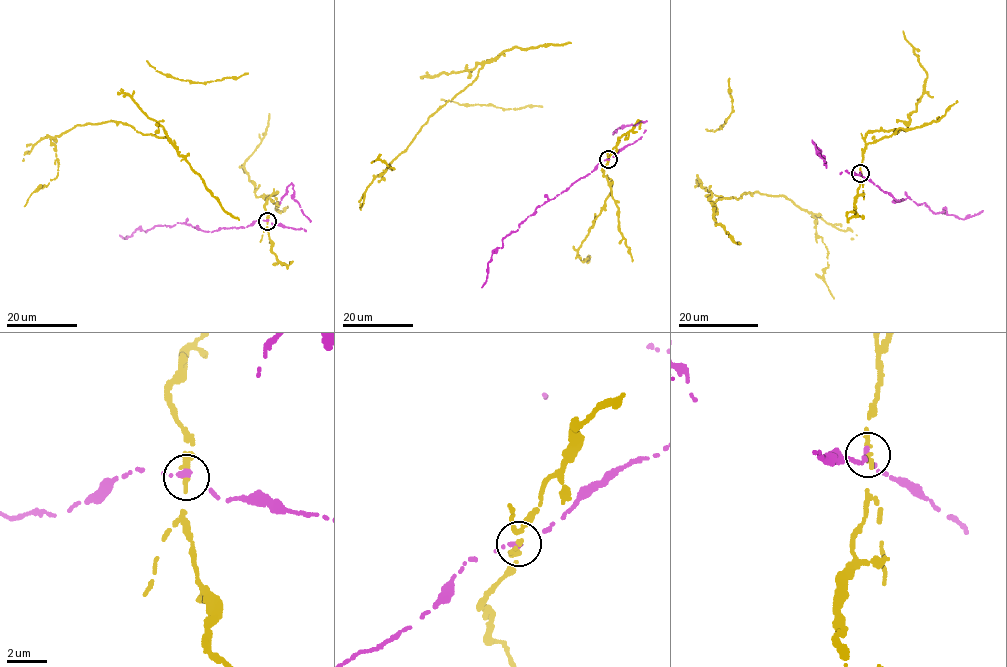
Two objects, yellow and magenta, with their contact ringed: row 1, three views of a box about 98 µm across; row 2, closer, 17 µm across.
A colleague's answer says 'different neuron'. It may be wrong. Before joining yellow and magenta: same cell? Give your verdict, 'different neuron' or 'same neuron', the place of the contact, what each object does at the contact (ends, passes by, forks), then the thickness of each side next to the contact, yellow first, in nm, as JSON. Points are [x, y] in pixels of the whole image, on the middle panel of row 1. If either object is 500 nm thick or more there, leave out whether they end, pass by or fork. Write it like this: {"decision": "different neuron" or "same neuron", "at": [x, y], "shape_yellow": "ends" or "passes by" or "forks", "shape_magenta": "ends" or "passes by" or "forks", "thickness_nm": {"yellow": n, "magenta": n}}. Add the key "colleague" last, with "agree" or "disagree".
{"decision": "different neuron", "at": [608, 159], "shape_yellow": "ends", "shape_magenta": "ends", "thickness_nm": {"yellow": 300, "magenta": 280}, "colleague": "agree"}

